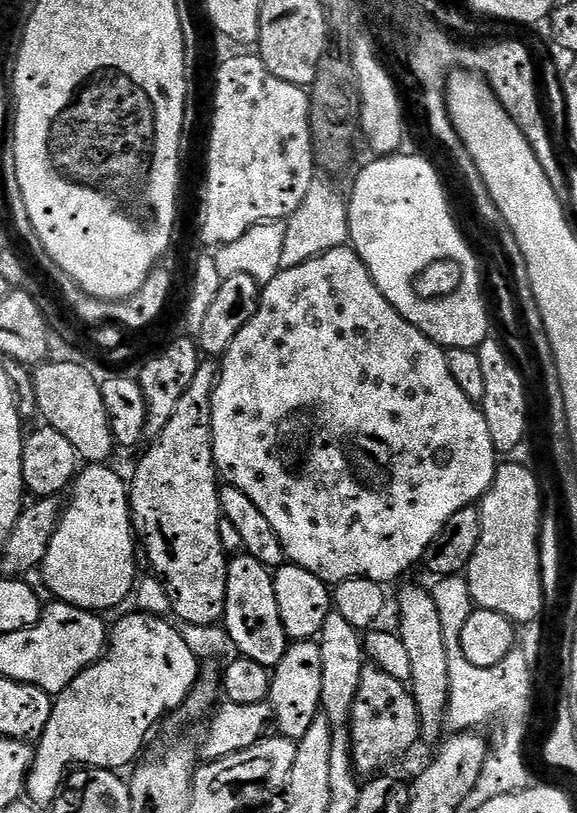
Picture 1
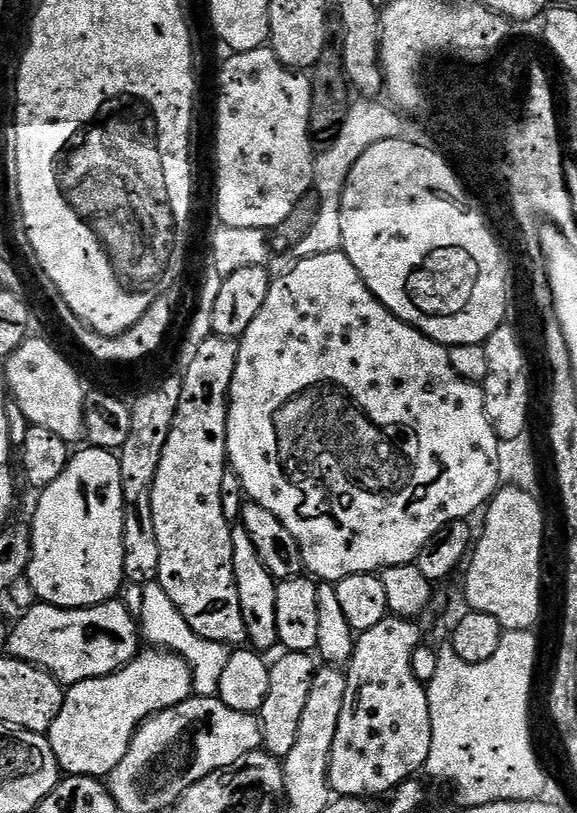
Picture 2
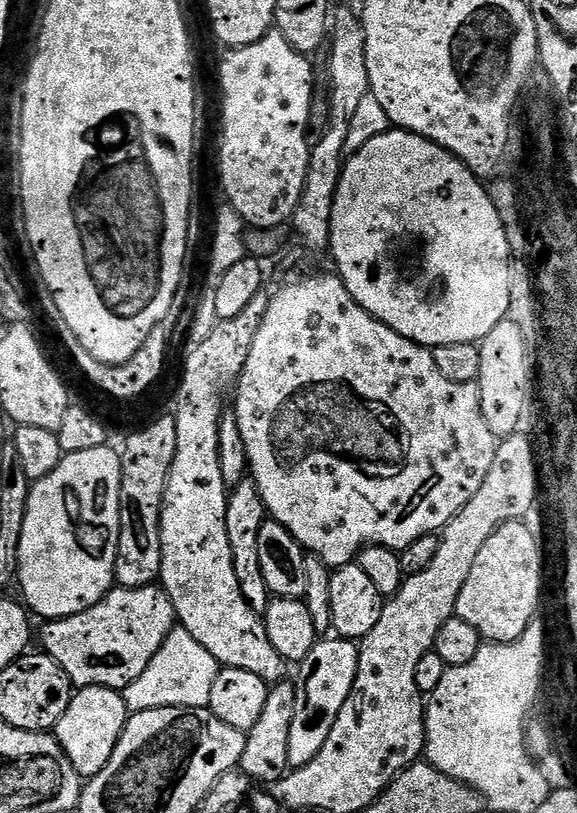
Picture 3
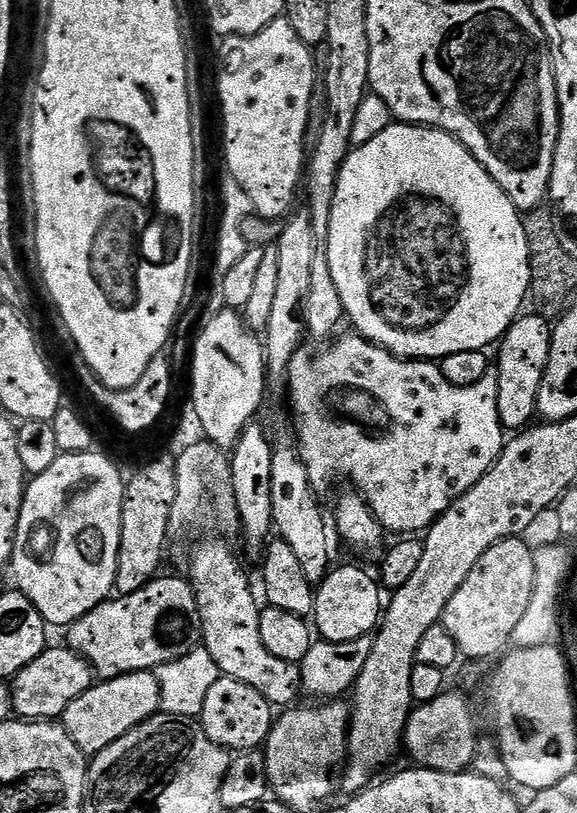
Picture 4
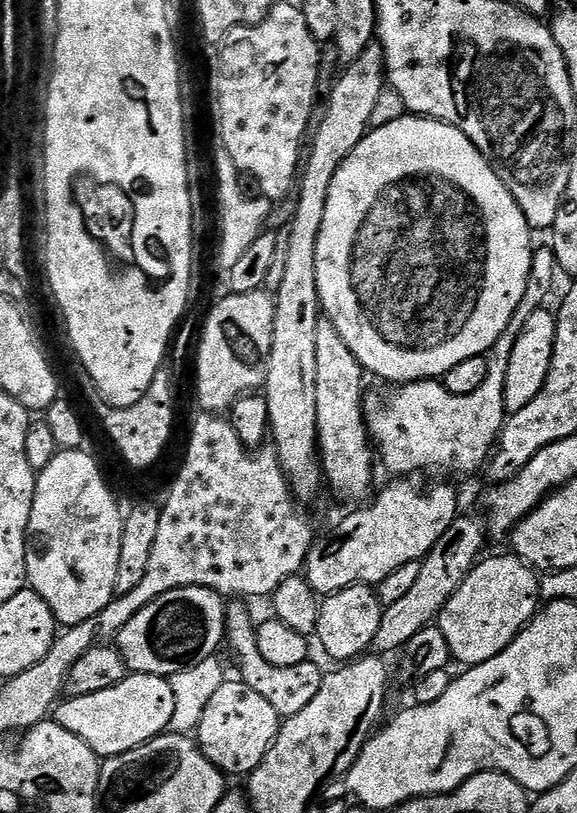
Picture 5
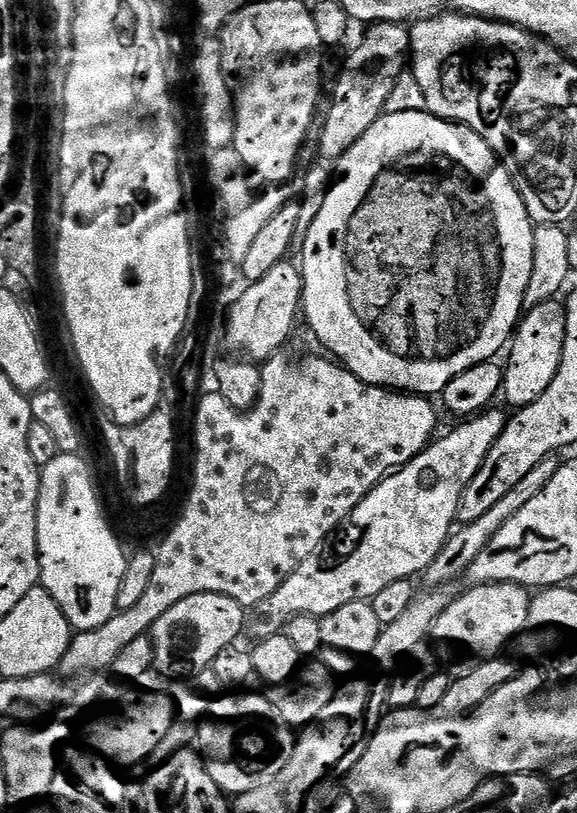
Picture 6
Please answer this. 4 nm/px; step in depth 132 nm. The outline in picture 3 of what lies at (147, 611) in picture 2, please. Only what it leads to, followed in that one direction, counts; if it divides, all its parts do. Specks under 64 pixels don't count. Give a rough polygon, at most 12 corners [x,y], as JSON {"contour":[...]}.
{"contour":[[177,626],[121,691],[130,714],[205,708],[220,669]]}

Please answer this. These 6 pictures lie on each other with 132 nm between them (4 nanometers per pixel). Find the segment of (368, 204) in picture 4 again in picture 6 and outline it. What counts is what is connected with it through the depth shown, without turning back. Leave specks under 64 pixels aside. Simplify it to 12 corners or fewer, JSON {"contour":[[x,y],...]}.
{"contour":[[427,110],[340,157],[302,316],[425,398],[501,355],[534,225]]}

